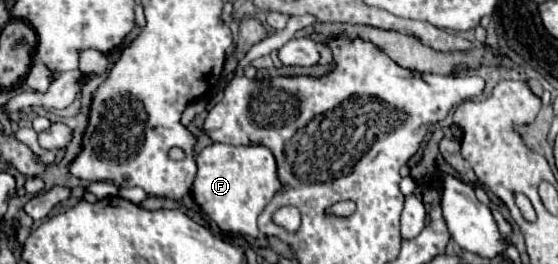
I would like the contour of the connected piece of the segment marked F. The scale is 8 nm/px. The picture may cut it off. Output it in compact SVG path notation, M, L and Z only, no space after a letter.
M211 143L195 157L195 163L197 175L191 193L206 217L224 233L258 238L259 213L281 187L275 171L273 153L263 145L233 147L223 143Z

